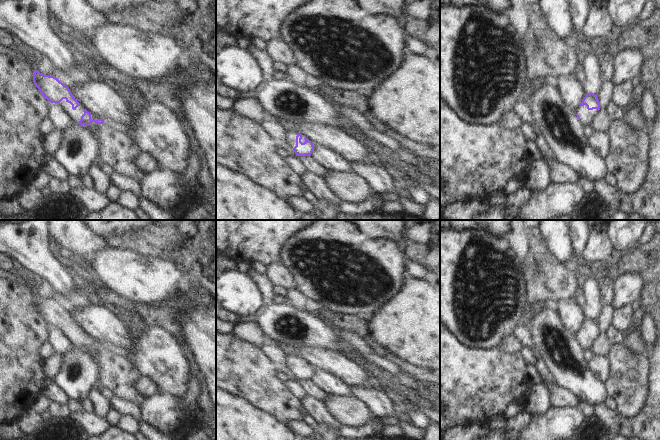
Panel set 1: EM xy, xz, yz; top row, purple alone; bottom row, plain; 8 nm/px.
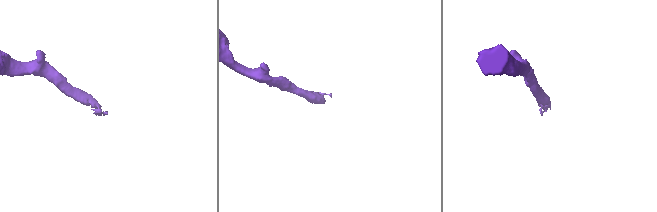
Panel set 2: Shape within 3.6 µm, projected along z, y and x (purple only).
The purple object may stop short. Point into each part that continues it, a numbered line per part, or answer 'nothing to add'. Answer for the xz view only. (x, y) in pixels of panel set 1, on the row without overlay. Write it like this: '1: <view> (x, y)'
1: xz (290, 361)

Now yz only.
1: yz (586, 340)

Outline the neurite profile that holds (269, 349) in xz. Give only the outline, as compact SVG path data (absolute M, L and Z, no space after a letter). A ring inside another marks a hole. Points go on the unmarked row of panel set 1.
M266 342L258 348L277 366L278 370L282 371L288 377L288 380L296 380L294 373L285 364L287 355L274 342Z

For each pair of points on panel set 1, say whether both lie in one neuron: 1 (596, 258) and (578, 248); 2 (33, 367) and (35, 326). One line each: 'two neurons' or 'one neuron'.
1: two neurons
2: one neuron

